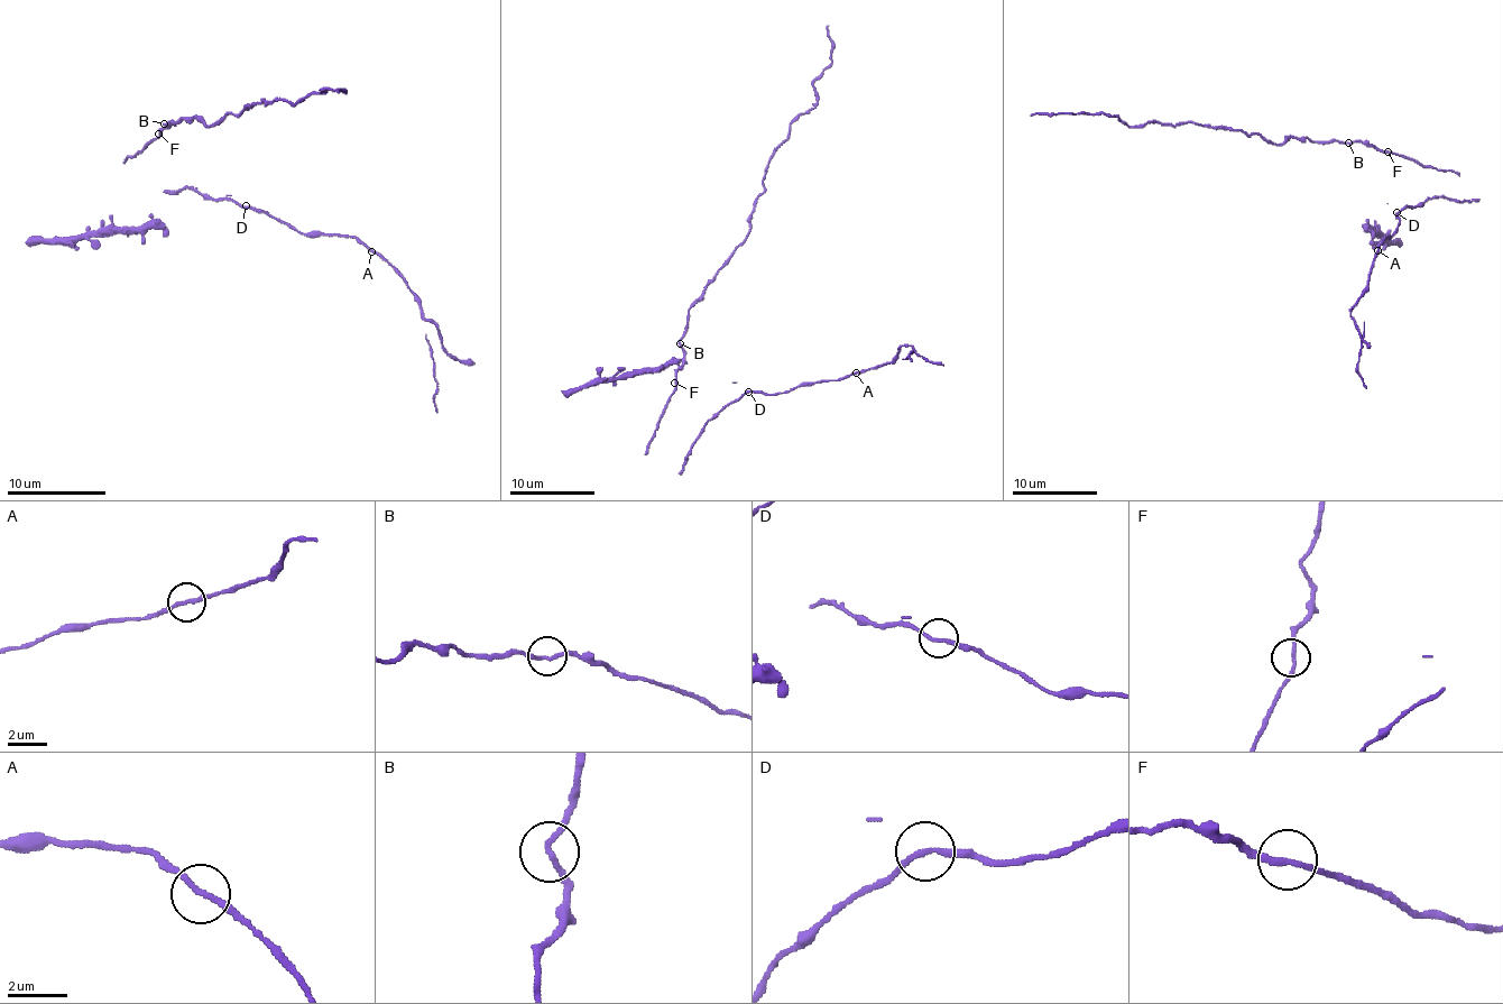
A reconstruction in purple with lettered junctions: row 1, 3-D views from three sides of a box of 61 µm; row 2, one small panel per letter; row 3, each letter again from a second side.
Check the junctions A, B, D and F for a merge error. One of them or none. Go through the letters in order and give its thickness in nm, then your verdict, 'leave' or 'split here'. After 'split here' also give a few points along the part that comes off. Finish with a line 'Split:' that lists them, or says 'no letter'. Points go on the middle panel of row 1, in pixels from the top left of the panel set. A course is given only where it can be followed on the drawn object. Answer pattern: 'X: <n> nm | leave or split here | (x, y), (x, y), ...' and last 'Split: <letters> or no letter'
A: 190 nm | leave
B: 180 nm | split here
D: 180 nm | leave
F: 180 nm | leave
Split: B

